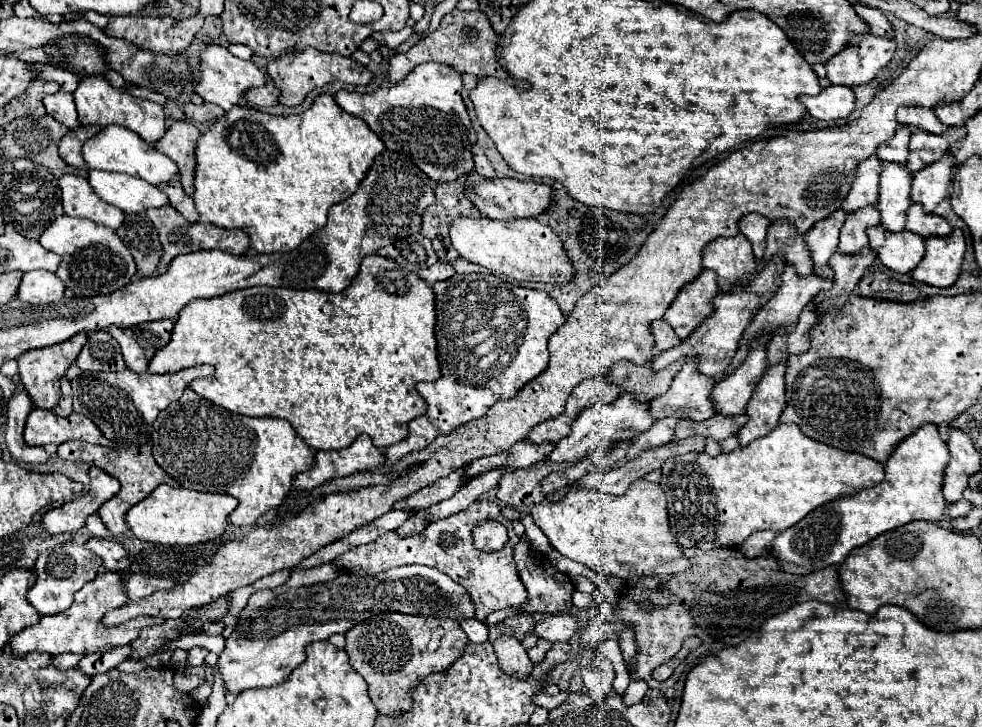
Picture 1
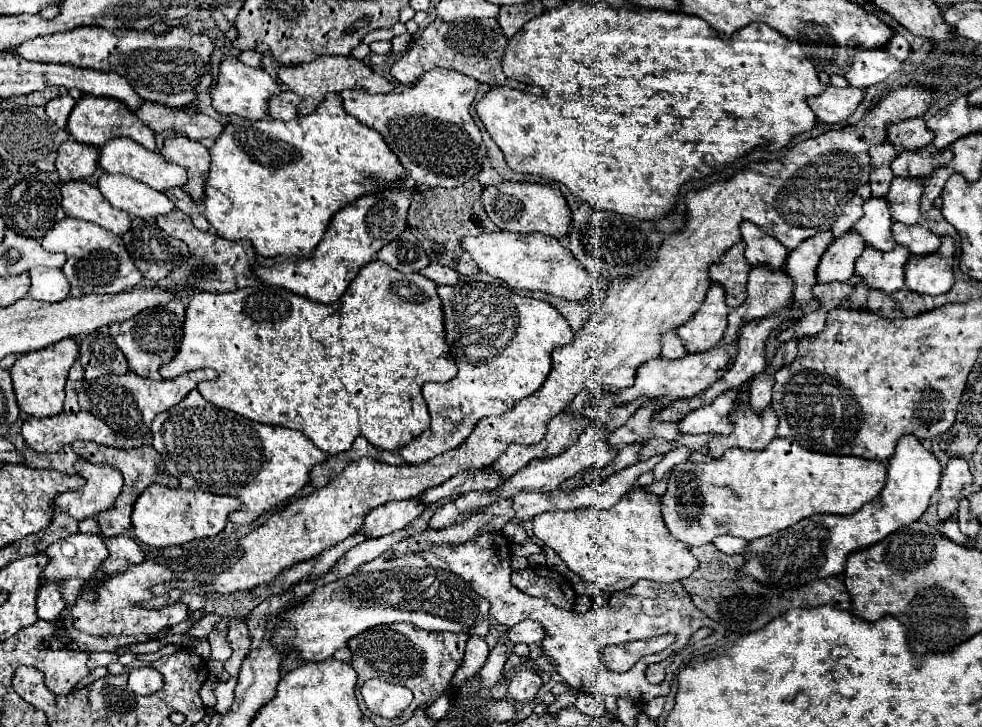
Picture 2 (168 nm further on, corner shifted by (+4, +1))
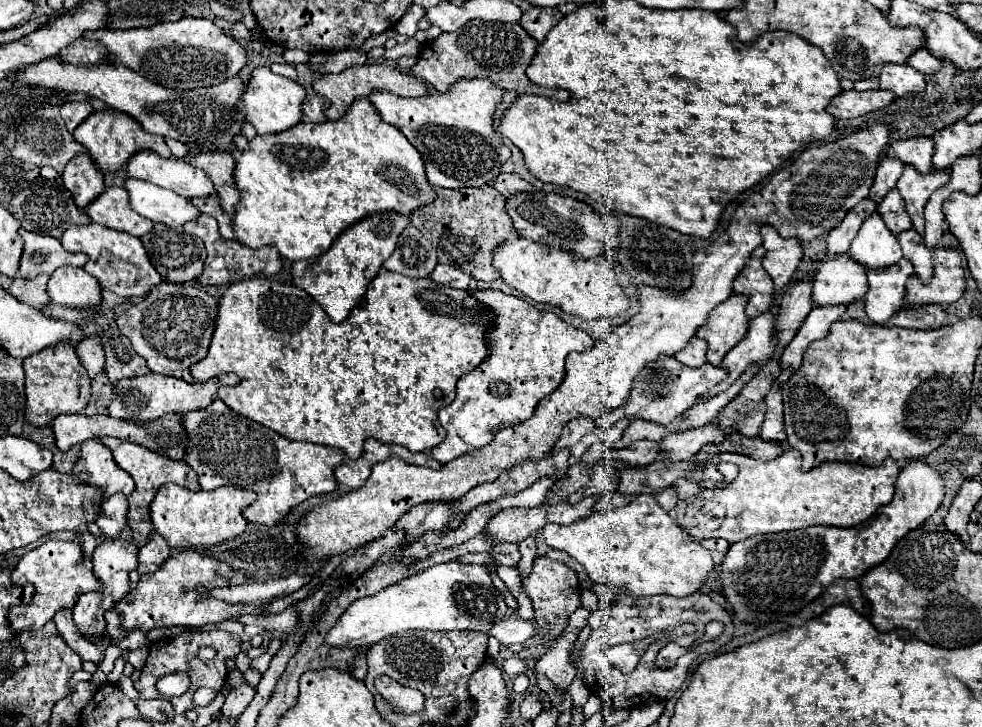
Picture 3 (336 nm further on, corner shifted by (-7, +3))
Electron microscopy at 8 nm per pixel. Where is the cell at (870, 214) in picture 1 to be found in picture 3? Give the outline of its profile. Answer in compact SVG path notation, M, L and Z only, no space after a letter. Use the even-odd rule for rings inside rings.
M847 254L821 262L813 278L813 306L849 306L867 294L867 272Z

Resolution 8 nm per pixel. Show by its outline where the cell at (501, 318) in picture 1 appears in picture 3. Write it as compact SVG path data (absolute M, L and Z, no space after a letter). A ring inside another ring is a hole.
M477 290L473 296L495 312L497 328L487 334L491 346L487 360L459 378L457 398L439 410L447 436L429 454L443 464L487 446L497 430L529 420L537 404L559 388L565 376L565 358L571 352L587 352L595 344L587 332L573 328L551 312L533 308L521 298L495 290Z

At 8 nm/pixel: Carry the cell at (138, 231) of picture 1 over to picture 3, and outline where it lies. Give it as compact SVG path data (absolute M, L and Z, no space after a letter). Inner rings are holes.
M155 224L151 234L145 234L141 238L141 242L143 242L143 246L145 246L145 250L151 258L151 264L167 282L183 284L183 282L193 282L201 276L203 262L207 258L207 250L205 250L205 244L199 238L189 236L183 230L171 230L169 226Z

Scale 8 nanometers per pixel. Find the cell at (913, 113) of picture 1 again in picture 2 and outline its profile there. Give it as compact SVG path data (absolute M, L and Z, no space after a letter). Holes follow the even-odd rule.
M908 118L888 126L888 142L892 142L898 148L904 146L906 150L916 150L928 146L932 140L932 130L922 118Z

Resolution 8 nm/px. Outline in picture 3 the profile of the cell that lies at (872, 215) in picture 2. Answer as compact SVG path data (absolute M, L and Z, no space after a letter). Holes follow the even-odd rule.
M871 214L855 236L849 256L865 270L885 270L897 264L903 258L903 252L899 250L897 236L887 234L883 220L877 214Z

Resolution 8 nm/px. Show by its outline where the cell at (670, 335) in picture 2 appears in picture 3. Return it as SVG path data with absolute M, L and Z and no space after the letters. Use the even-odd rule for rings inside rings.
M695 336L695 338L691 338L691 342L689 342L683 350L679 350L679 352L675 354L675 358L677 358L679 362L691 366L691 368L699 368L699 366L707 364L705 352L707 352L707 342L705 342L703 338L697 338L697 336Z

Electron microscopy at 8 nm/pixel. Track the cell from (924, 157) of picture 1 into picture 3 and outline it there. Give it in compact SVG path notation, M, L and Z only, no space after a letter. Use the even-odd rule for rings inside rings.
M905 166L903 176L897 180L897 190L905 202L905 210L913 222L913 230L923 234L925 218L923 218L923 208L927 204L927 198L941 186L947 184L949 172L947 174L915 174L911 166Z

